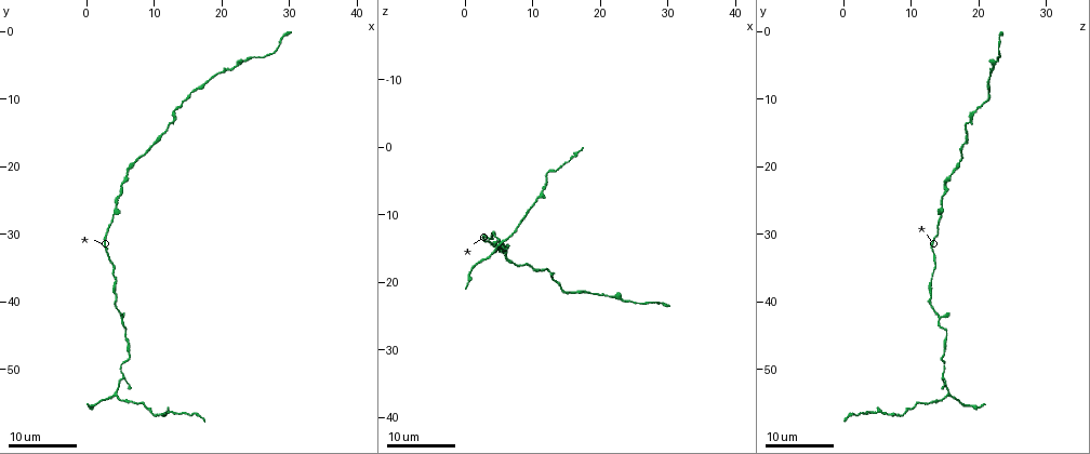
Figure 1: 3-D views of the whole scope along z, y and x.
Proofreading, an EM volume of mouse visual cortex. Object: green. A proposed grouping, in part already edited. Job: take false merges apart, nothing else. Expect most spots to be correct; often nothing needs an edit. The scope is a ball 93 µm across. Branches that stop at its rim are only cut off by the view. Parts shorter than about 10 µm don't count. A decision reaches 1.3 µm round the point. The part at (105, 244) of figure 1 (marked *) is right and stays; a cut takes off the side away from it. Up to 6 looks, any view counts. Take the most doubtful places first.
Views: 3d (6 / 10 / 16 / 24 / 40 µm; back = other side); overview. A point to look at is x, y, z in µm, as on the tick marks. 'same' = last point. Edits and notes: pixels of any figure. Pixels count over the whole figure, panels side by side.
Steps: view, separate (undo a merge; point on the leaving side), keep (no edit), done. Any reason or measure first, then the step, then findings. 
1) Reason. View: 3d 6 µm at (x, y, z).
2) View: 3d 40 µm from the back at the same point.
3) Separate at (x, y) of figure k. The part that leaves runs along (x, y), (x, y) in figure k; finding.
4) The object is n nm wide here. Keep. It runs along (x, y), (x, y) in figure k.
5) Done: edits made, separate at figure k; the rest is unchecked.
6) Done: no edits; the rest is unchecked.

Side arm on a straight run. View: 3d 24 µm at (5.0, 53.0, 15.5).

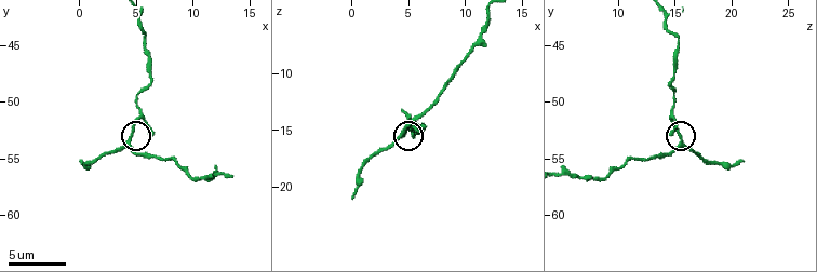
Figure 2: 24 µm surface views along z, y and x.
View: 3d 10 µm at (4.8, 52.8, 15.6).

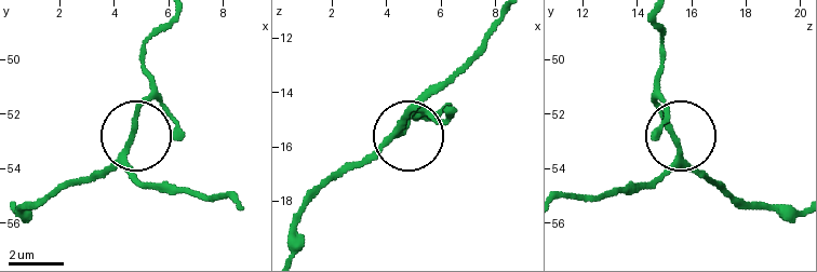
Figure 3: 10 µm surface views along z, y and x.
The object is 170 nm wide here. Keep. All the same neuron.

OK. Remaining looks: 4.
Two arms in line, one across. View: 3d 6 µm at (11.0, 56.8, 7.6).

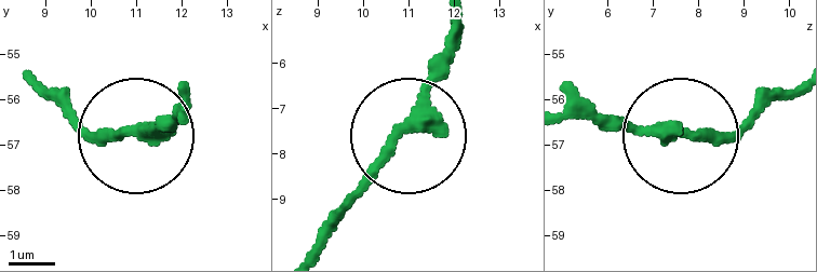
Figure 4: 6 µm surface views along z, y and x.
3 arms meet here. Keep. It runs along (313, 244), (399, 139), (449, 23) in figure 4; continuous, no second neuron.

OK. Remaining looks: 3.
Sudden change in width. View: 3d 24 µm at (13.5, 11.5, 19.5).

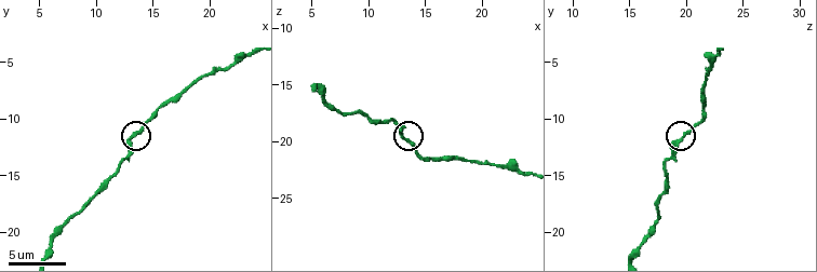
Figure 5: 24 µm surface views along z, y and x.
View: 3d 6 µm at (13.0, 11.4, 19.8).

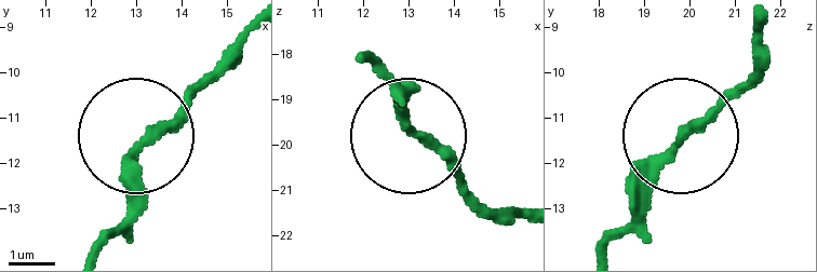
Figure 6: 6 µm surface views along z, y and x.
Keep. It runs along (97, 245), (129, 211), (136, 145), (233, 52) in figure 6; continuous, no second neuron.

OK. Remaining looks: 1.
Done: no edits; the rest is unchecked.

